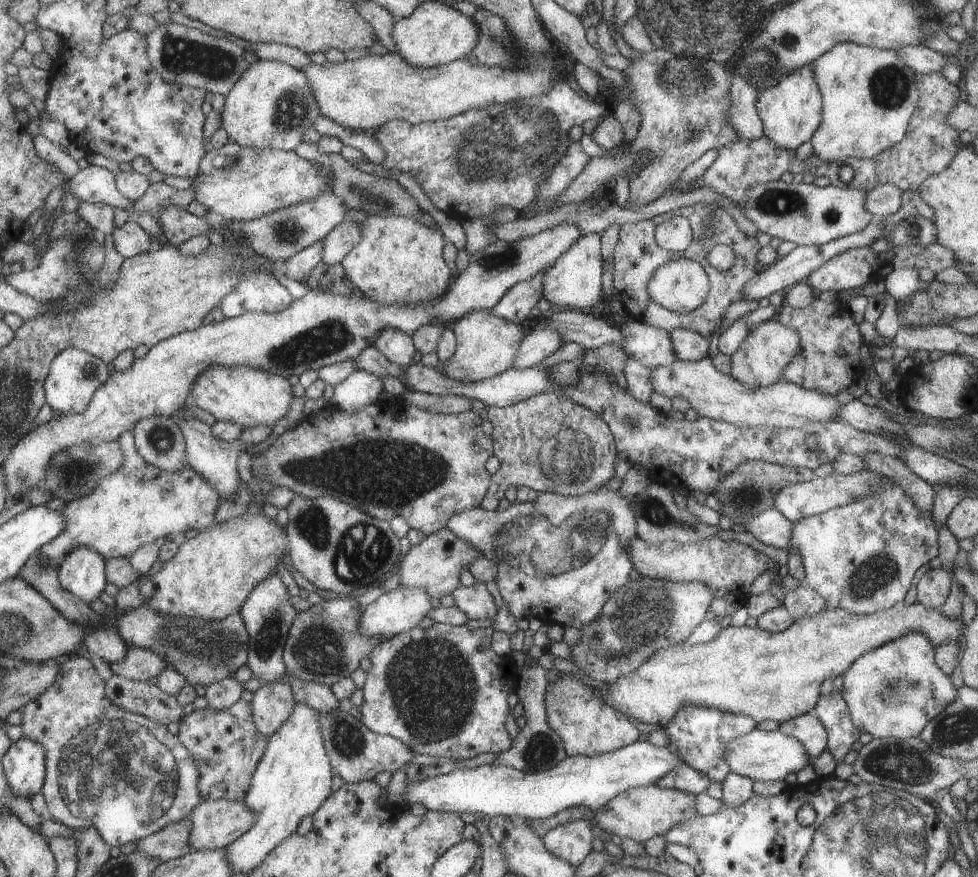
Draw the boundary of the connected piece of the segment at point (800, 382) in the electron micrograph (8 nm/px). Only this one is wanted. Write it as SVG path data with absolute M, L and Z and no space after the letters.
M817 296L804 308L793 309L783 304L777 321L784 326L795 327L800 337L797 354L781 372L784 381L805 390L815 390L831 396L840 392L843 386L847 389L847 386L861 374L859 346L862 334L859 334L857 322L851 318L844 304L838 301L826 304Z

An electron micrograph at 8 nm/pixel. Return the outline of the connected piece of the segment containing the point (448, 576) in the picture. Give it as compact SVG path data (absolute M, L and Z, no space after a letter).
M443 529L429 534L417 546L410 546L409 551L401 558L395 573L399 576L399 586L403 588L423 588L431 598L447 596L459 584L459 572L467 567L469 570L473 560L479 557L479 552L471 548L465 540L457 538L453 532Z

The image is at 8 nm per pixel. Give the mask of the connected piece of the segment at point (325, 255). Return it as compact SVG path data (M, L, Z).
M346 217L337 224L321 241L321 262L325 266L340 263L359 243L358 224Z

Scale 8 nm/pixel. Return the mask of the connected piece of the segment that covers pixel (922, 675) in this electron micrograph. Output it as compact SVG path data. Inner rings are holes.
M907 632L873 651L857 656L843 674L840 691L853 726L872 737L917 737L929 720L955 698L955 688L933 662L933 644L921 632Z

